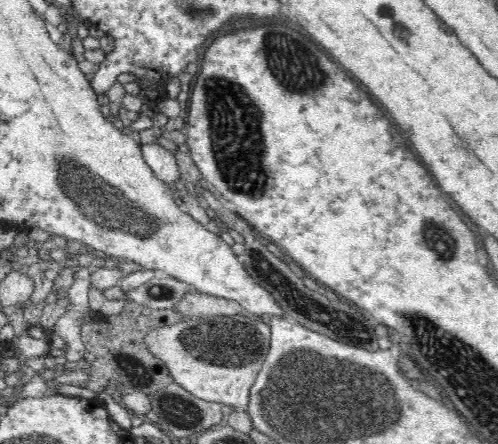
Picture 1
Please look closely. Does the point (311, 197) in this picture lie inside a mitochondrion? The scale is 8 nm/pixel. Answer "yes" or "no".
no

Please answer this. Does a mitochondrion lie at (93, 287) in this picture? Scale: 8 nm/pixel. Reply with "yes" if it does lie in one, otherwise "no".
no

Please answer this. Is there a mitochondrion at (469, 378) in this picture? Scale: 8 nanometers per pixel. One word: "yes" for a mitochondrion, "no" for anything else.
yes

